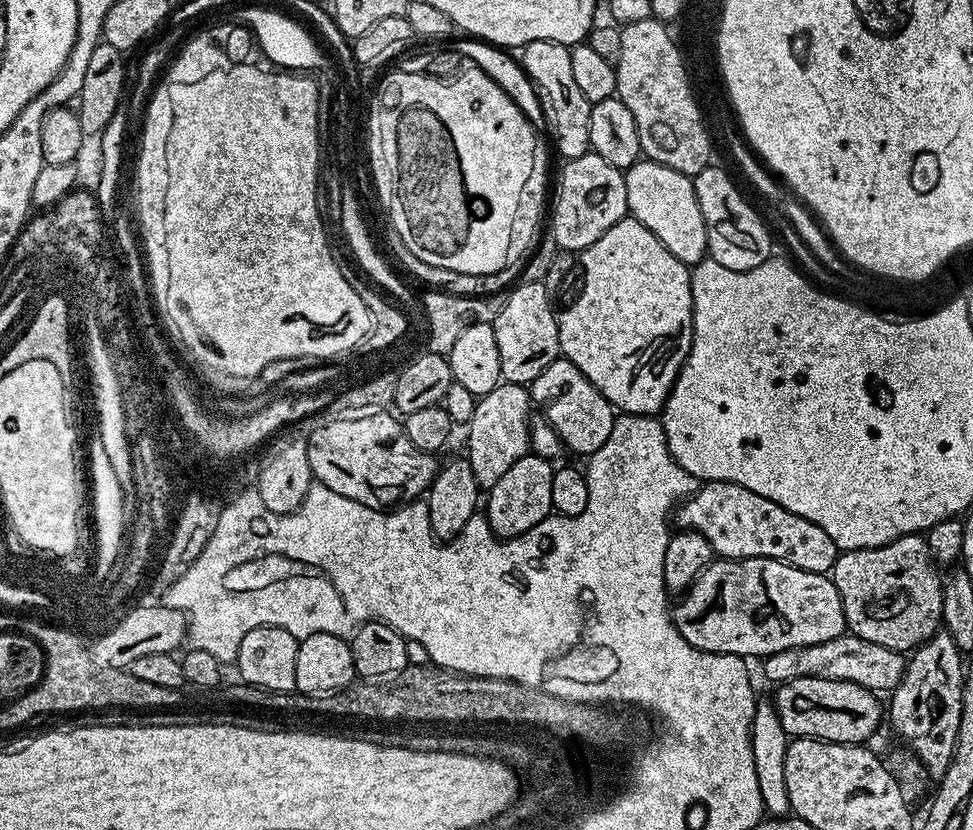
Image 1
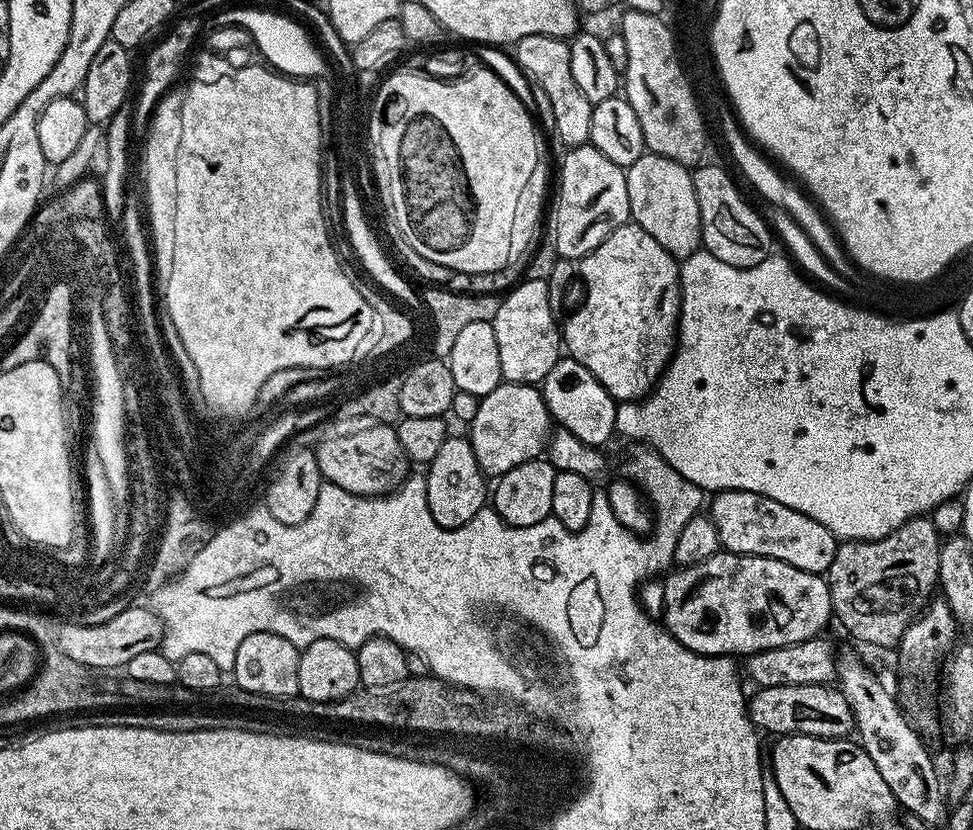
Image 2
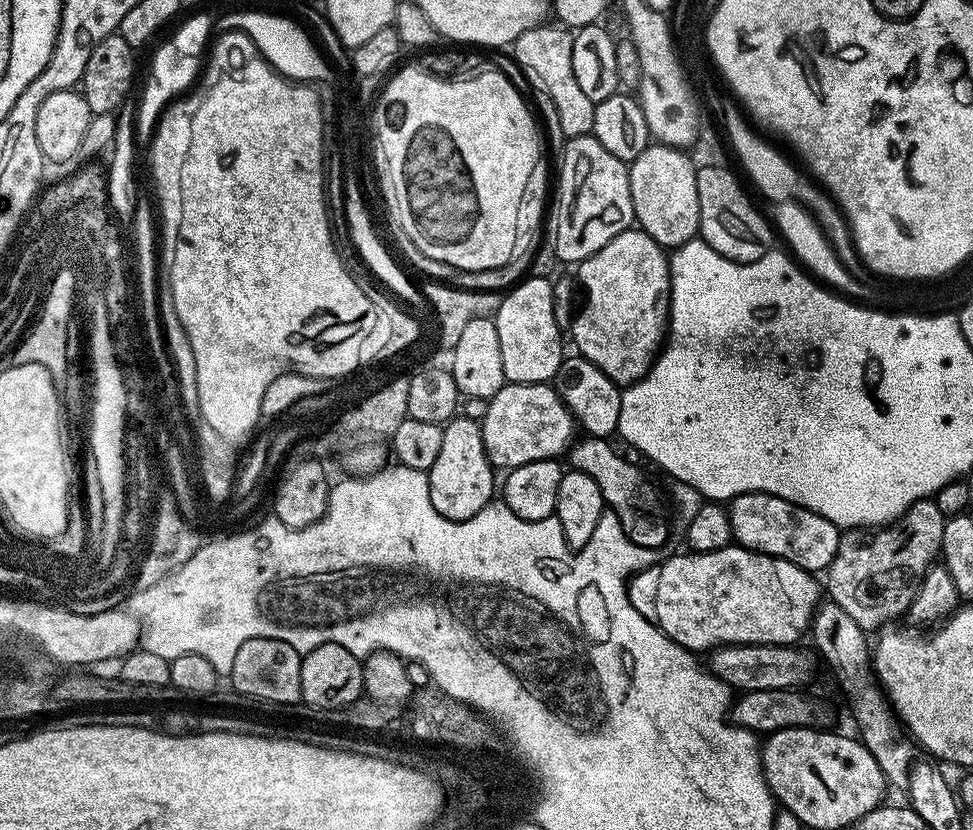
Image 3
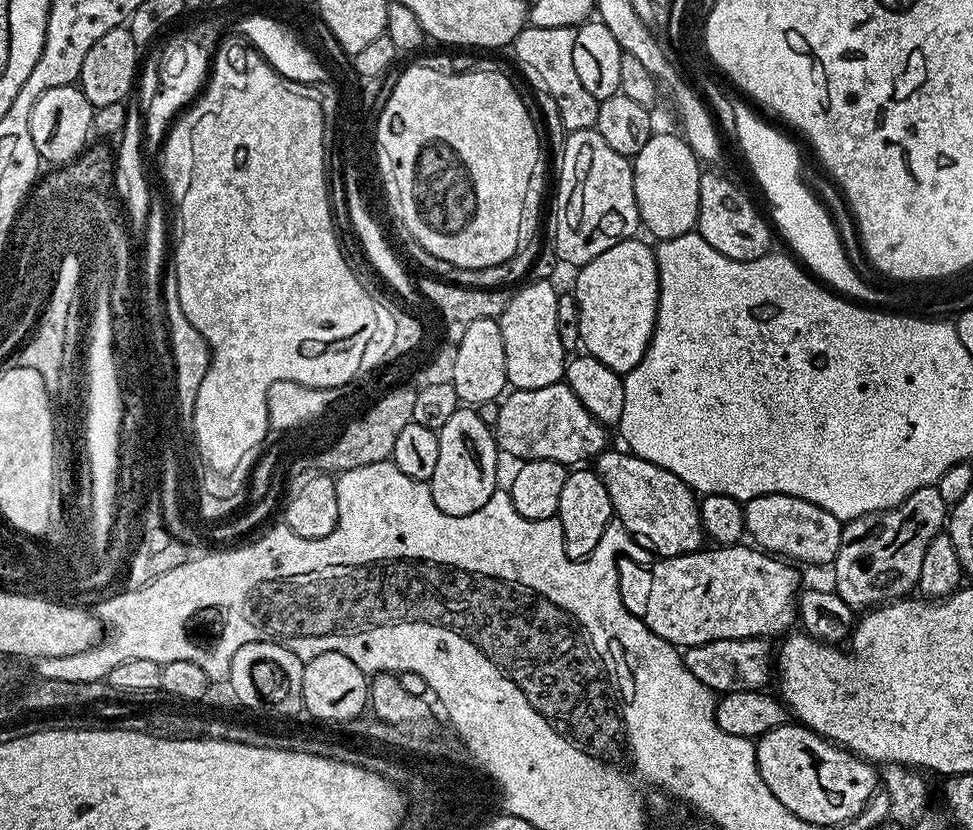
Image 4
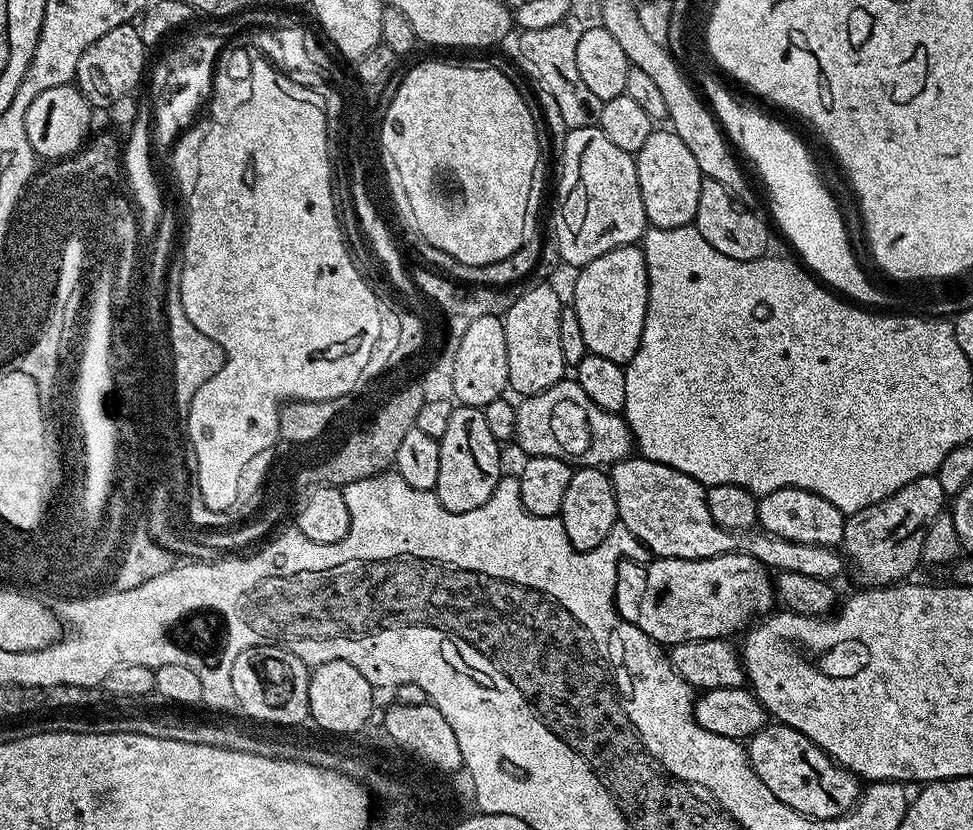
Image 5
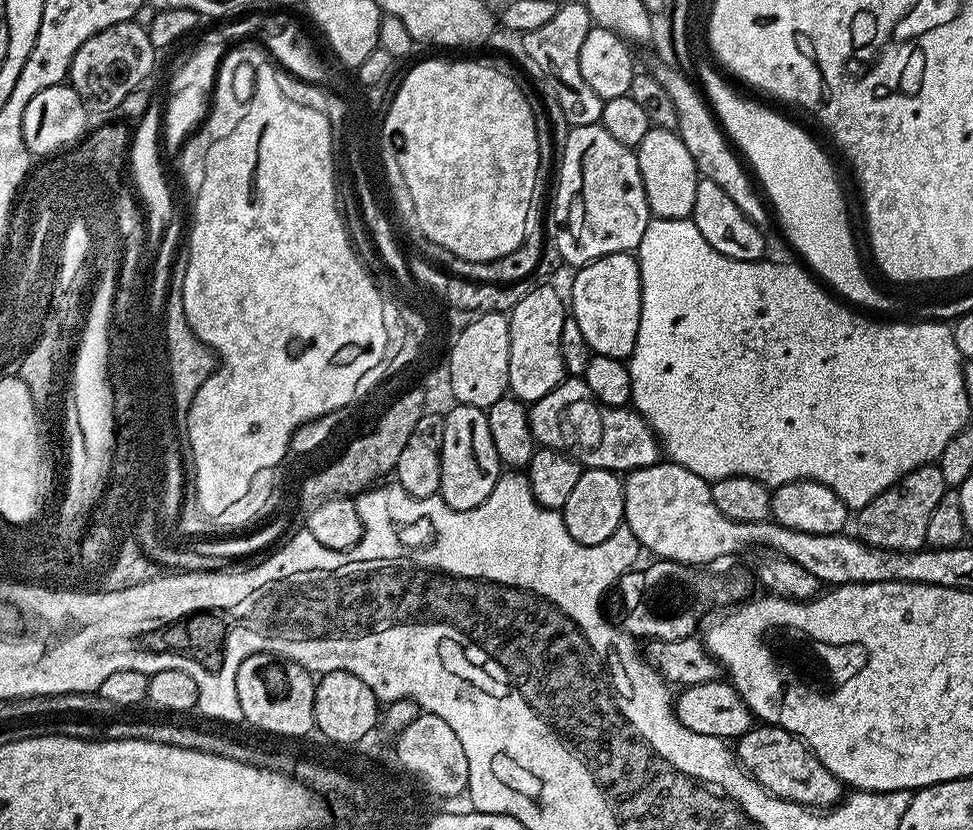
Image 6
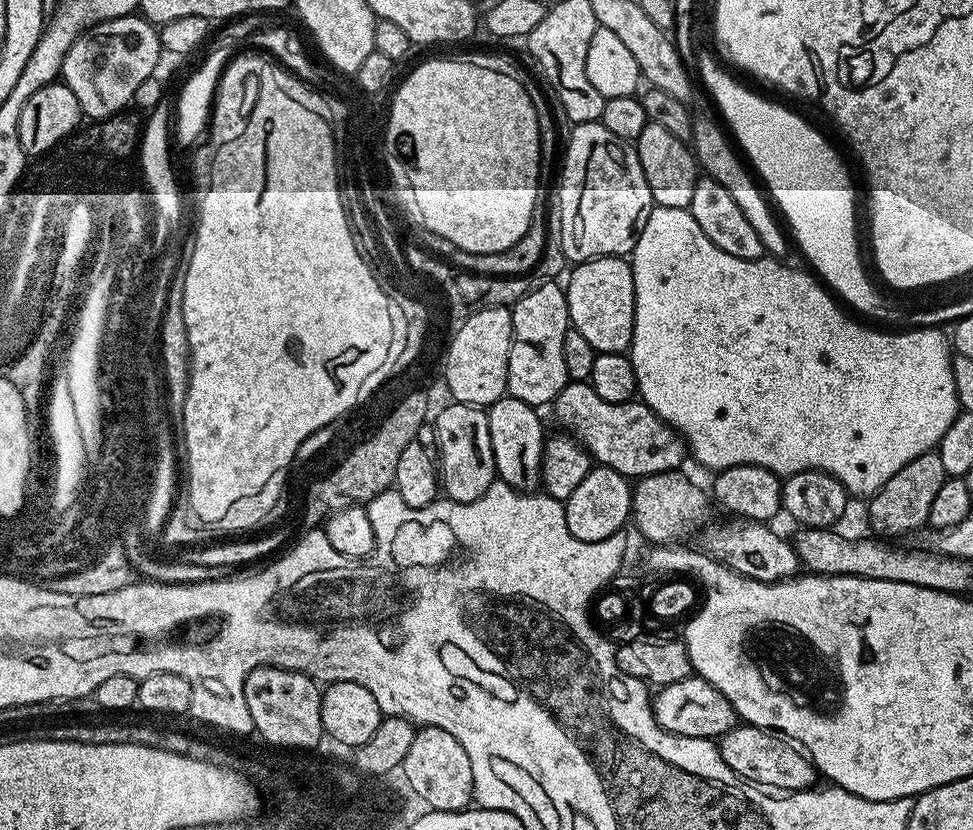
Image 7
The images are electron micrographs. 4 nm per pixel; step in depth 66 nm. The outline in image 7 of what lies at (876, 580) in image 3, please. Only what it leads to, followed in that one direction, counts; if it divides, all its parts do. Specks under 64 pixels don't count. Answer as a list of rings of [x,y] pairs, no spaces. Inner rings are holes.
[[[936,450],[914,458],[914,462],[906,462],[894,478],[890,478],[867,501],[868,520],[876,532],[884,536],[896,536],[899,532],[916,532],[928,523],[930,506],[937,497],[938,490],[949,478],[946,469]]]

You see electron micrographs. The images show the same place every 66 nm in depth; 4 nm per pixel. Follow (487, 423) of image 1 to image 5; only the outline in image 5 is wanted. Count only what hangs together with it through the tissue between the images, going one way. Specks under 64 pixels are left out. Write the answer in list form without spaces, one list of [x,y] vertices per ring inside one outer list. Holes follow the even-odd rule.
[[[575,378],[559,380],[544,392],[533,396],[525,396],[515,405],[516,429],[514,443],[525,452],[525,457],[549,456],[565,460],[576,468],[599,468],[611,466],[620,460],[626,460],[634,452],[632,431],[628,429],[628,421],[619,412],[603,412],[586,395],[586,390]]]

